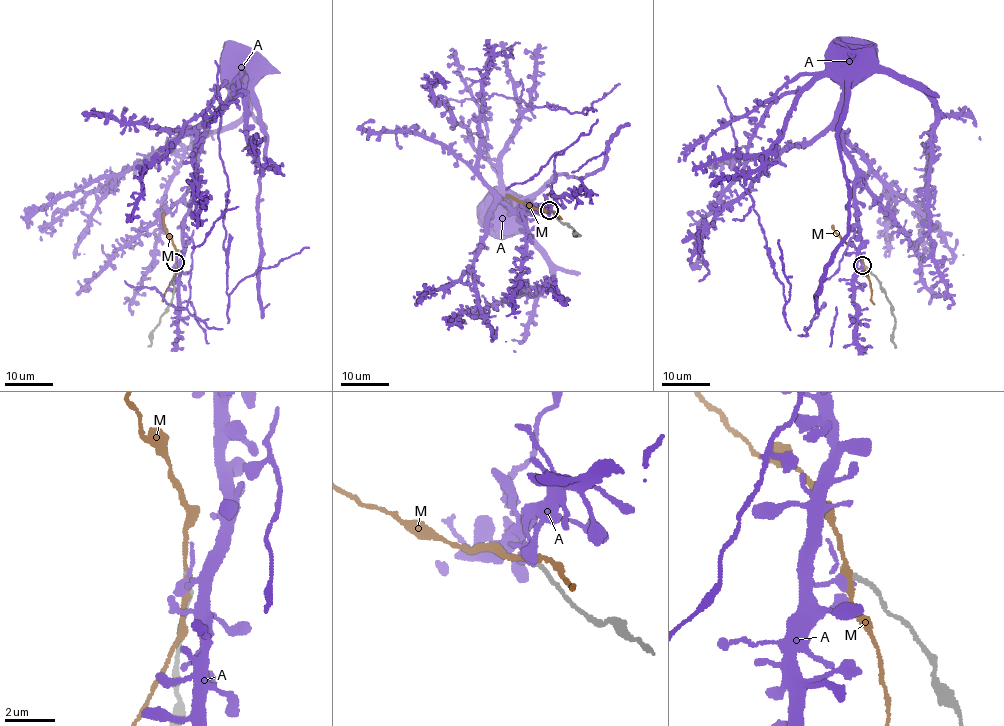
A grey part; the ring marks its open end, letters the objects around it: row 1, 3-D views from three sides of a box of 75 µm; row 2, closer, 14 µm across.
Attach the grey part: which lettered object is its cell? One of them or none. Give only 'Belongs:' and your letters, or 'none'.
Belongs: none

